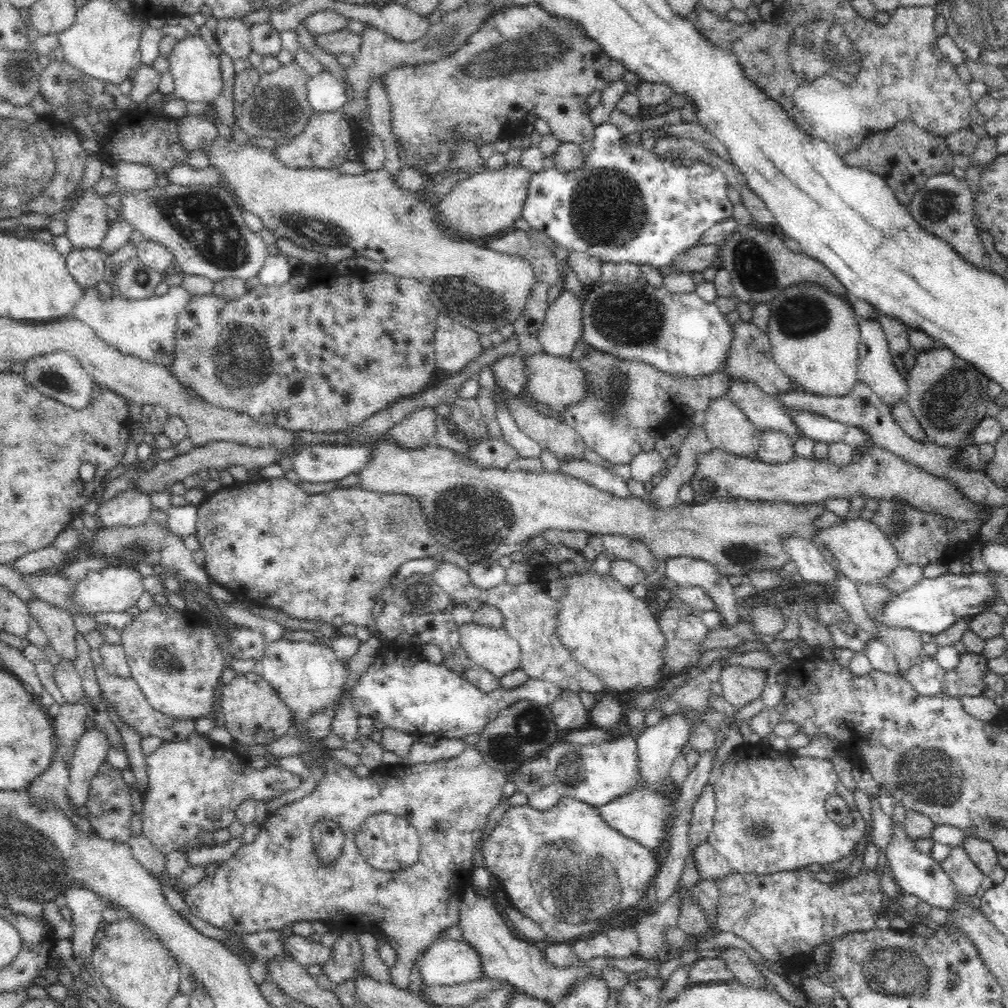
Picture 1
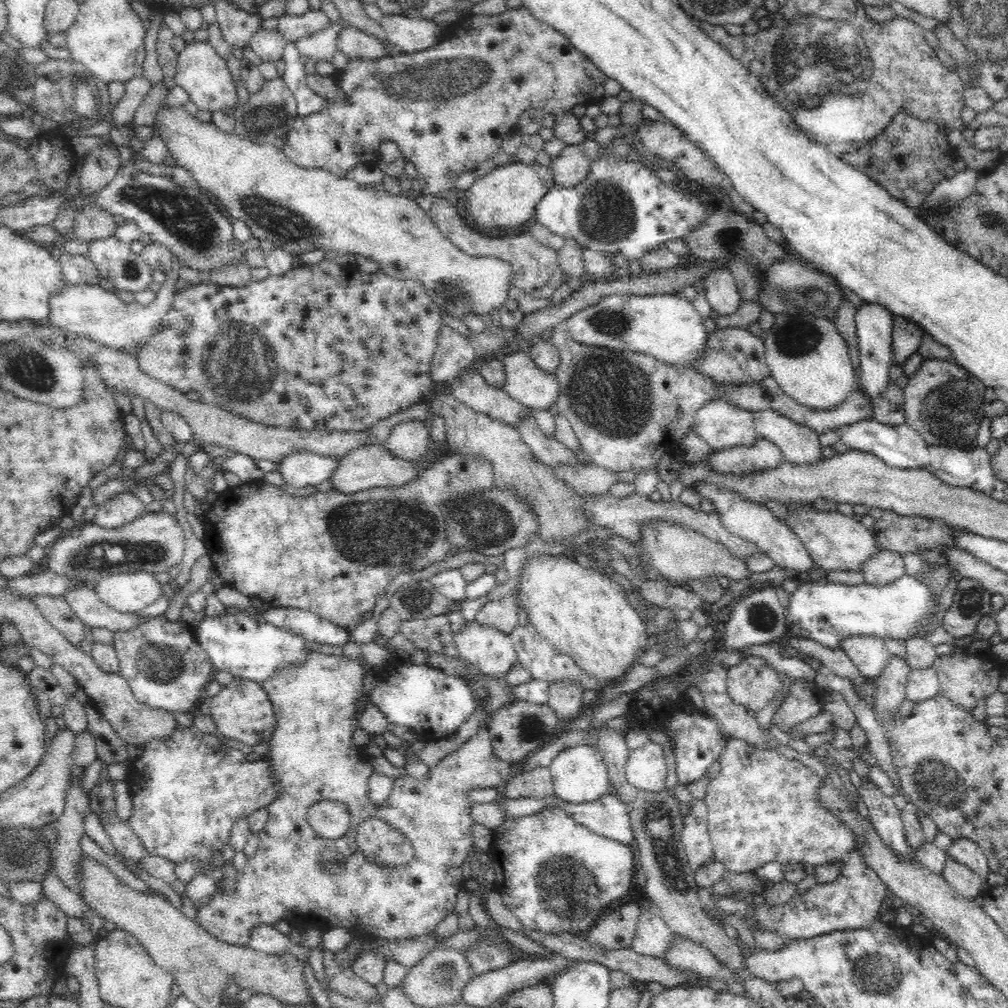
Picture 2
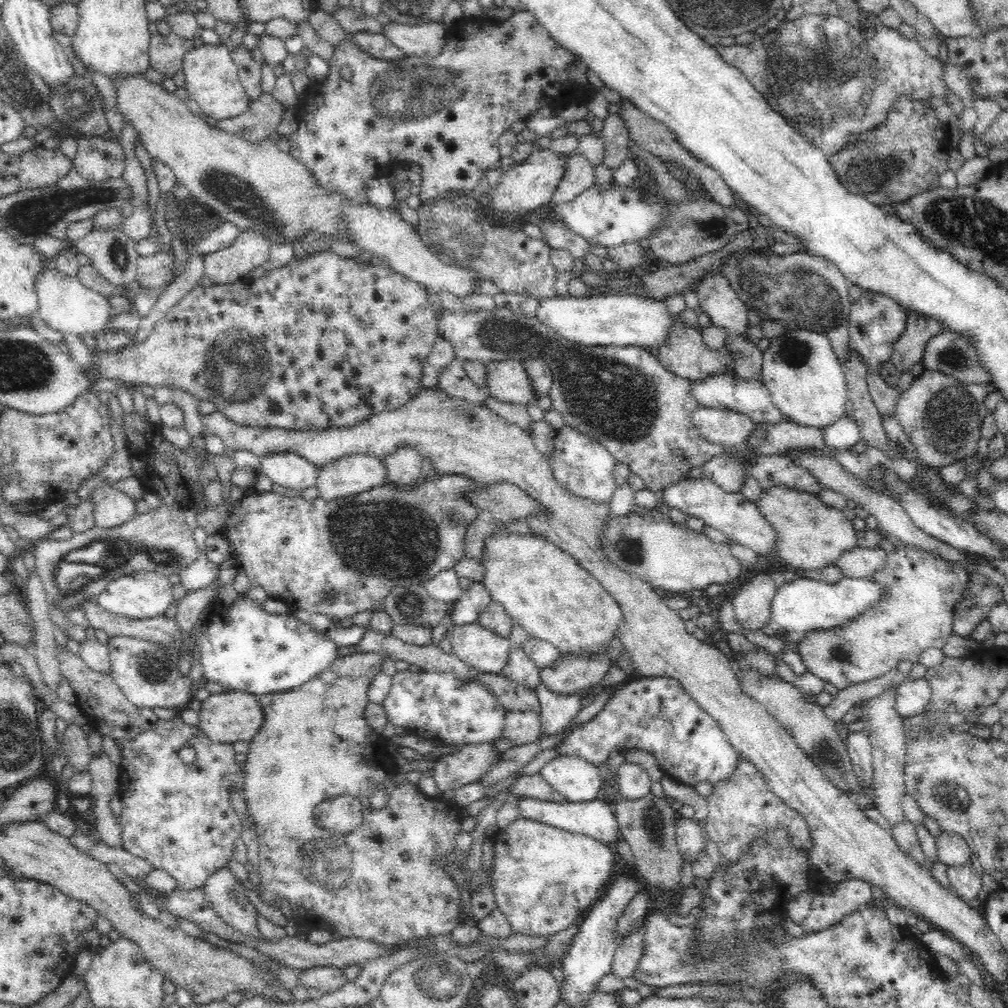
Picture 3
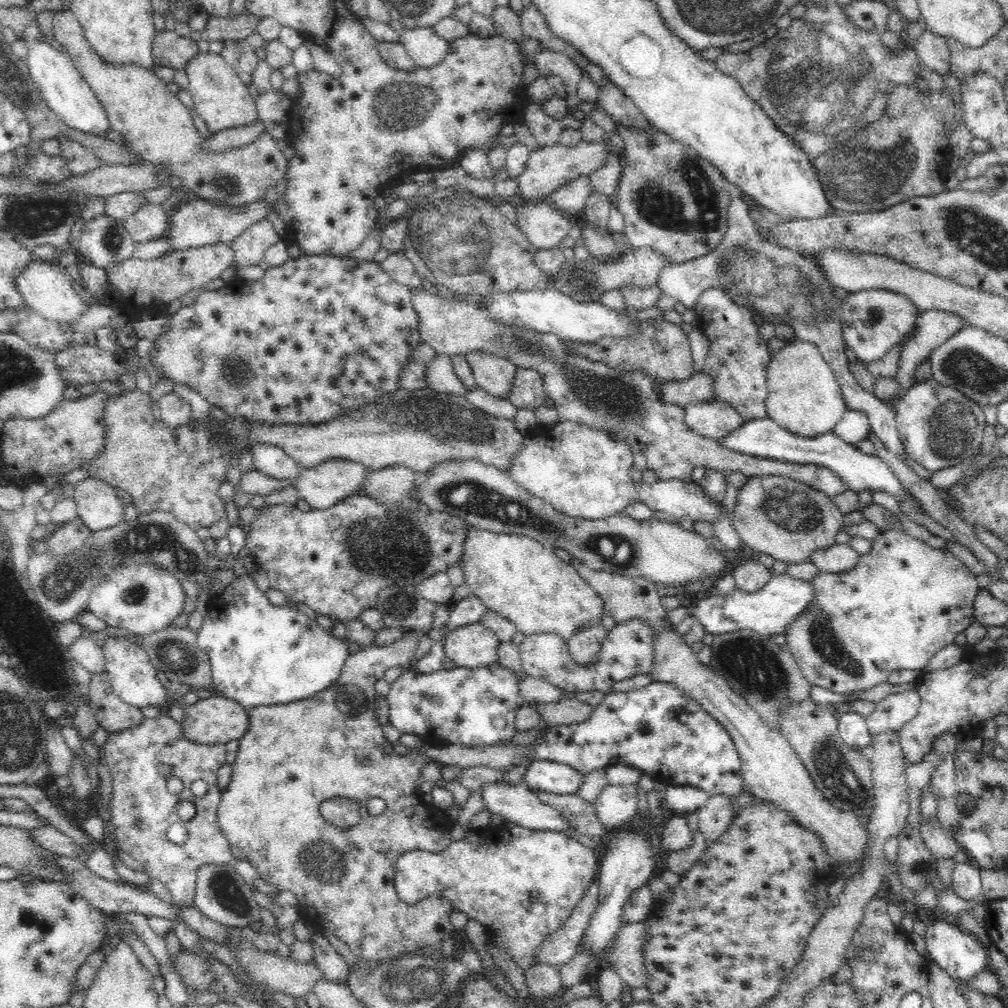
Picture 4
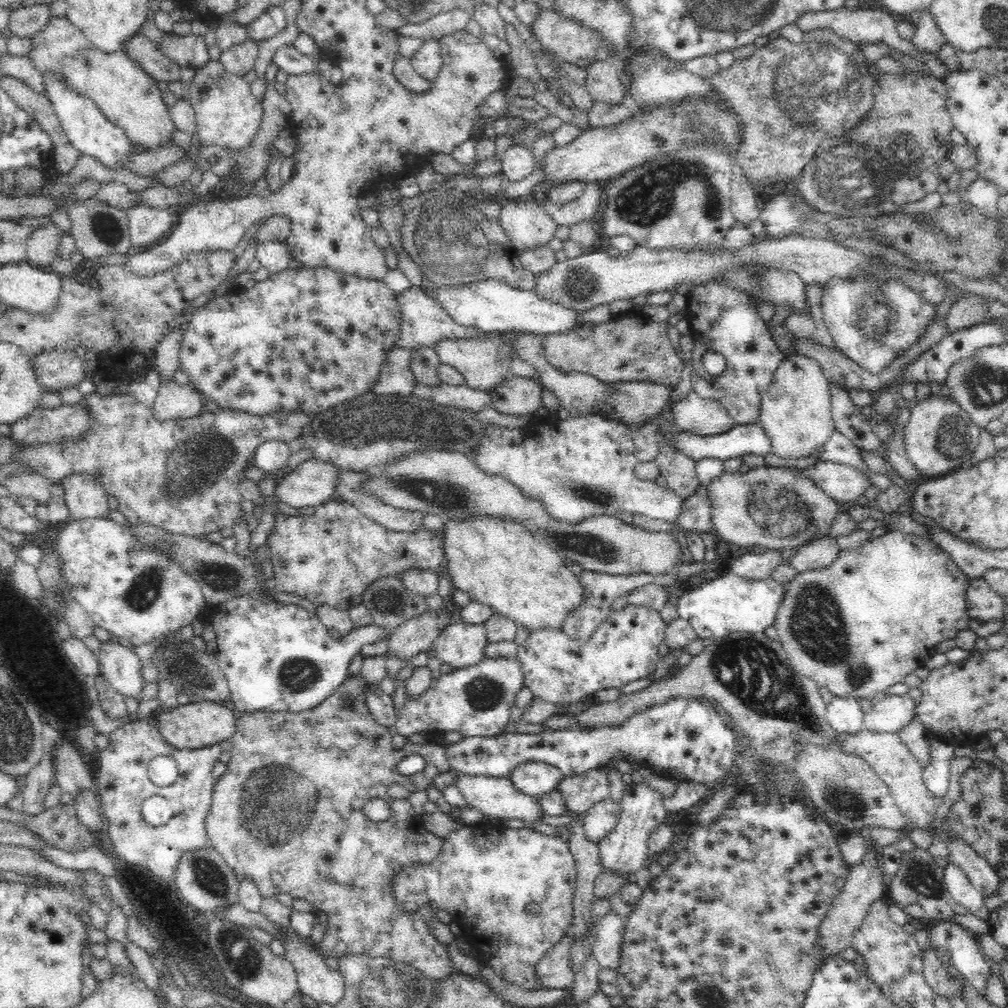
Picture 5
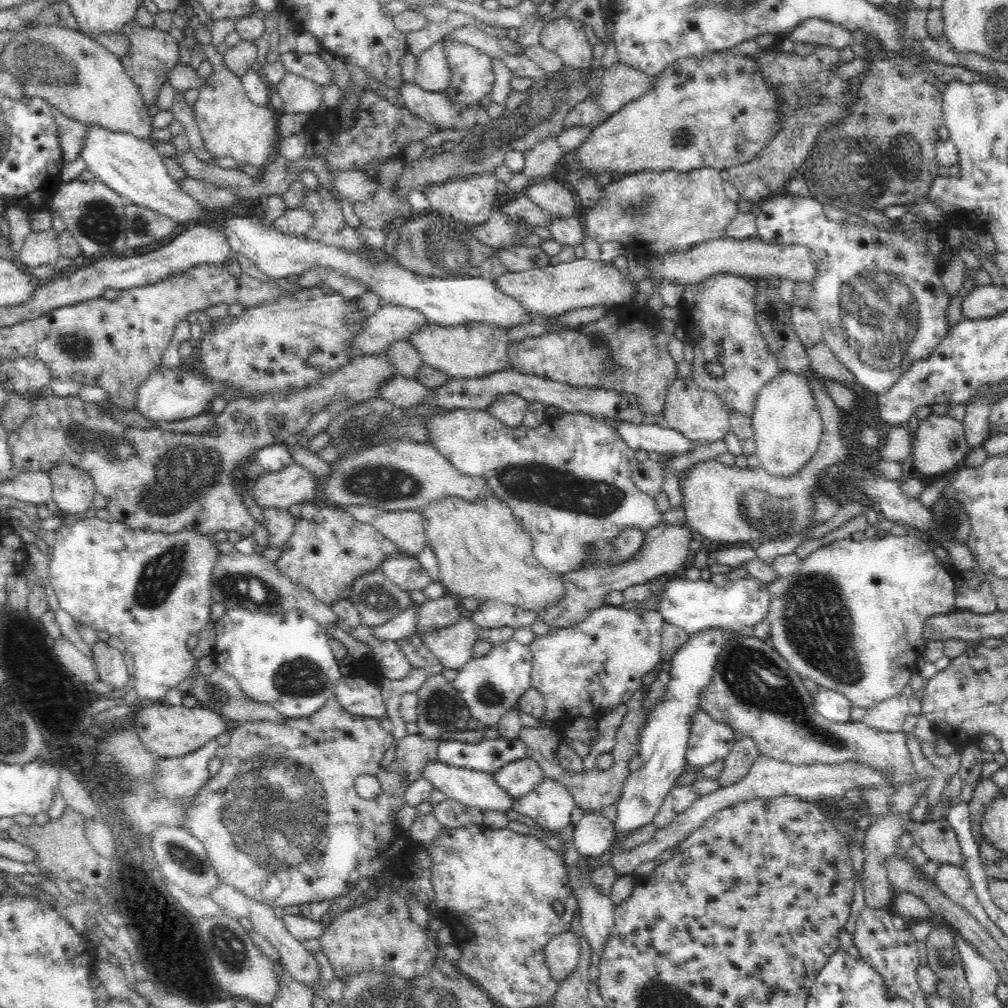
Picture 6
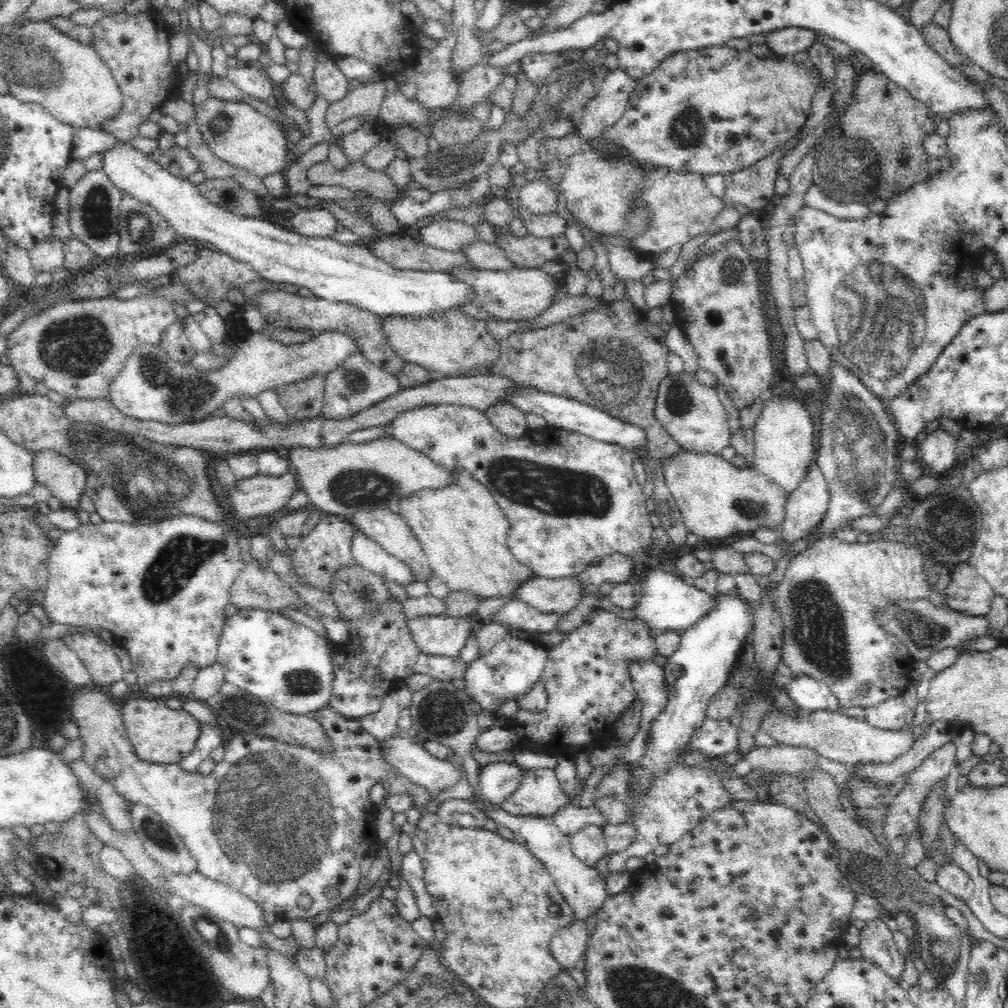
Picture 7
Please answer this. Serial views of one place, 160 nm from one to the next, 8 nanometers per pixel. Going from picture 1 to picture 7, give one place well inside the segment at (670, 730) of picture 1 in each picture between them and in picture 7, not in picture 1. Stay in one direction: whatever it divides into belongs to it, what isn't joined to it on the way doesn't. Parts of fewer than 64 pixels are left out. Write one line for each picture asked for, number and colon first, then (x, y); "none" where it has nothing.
2: (645, 769)
3: (632, 781)
4: (615, 805)
5: (600, 818)
6: (593, 833)
7: (588, 844)

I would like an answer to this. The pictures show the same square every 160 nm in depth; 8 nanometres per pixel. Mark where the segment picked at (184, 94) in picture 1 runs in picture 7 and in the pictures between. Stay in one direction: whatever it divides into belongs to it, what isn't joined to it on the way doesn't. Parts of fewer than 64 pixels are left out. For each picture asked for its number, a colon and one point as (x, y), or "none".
2: (201, 72)
3: (211, 77)
4: (220, 97)
5: (227, 115)
6: (230, 123)
7: (236, 132)

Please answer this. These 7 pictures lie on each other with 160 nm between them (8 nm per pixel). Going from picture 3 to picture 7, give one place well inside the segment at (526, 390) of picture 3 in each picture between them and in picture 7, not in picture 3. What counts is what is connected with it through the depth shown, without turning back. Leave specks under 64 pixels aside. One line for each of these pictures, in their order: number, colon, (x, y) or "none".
4: (496, 376)
5: (485, 363)
6: (471, 350)
7: (452, 342)

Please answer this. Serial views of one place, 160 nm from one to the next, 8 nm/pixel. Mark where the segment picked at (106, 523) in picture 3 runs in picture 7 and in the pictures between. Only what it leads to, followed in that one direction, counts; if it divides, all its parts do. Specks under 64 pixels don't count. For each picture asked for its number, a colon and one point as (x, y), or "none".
4: (98, 505)
5: (85, 498)
6: (73, 489)
7: (66, 480)

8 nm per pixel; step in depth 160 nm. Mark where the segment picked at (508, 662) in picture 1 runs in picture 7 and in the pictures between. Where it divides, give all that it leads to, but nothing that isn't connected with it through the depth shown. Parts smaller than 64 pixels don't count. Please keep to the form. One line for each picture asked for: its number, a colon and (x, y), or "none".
2: (492, 651)
3: (480, 648)
4: (473, 646)
5: (460, 644)
6: (453, 645)
7: (438, 635)

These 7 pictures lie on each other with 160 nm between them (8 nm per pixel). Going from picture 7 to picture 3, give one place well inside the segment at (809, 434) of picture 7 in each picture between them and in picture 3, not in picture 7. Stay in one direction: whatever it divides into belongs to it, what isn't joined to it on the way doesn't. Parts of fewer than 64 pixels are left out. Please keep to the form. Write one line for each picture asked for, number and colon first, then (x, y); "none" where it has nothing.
3: (806, 380)
4: (804, 397)
5: (796, 408)
6: (788, 424)

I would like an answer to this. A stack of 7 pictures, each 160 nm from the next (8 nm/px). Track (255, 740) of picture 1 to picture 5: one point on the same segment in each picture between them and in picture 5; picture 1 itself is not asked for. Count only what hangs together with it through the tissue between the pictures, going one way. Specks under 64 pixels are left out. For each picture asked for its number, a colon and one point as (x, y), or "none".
2: (242, 710)
3: (234, 715)
4: (215, 720)
5: (196, 725)

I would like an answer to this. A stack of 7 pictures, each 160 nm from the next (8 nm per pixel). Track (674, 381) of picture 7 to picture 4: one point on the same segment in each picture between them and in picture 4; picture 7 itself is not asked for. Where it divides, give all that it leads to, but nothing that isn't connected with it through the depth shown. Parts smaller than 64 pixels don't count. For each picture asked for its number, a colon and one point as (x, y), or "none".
4: (716, 420)
5: (703, 417)
6: (698, 415)

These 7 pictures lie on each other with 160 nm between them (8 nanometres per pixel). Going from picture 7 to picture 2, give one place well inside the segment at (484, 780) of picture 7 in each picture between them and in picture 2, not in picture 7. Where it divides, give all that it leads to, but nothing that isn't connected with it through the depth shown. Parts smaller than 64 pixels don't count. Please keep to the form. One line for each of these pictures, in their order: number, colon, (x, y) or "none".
2: (580, 774)
3: (575, 778)
4: (549, 776)
5: (536, 779)
6: (518, 778)

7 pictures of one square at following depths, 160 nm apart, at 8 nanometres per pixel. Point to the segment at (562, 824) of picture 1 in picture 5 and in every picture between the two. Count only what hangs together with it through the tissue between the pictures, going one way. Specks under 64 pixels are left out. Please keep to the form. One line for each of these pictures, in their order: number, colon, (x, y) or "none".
2: (555, 875)
3: (545, 879)
4: (522, 884)
5: (512, 891)

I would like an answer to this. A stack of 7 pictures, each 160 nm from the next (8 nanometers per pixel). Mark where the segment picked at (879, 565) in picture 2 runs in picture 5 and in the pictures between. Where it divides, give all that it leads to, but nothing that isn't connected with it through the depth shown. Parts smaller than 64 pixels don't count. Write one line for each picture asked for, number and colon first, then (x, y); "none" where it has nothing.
3: (859, 563)
4: (835, 559)
5: (817, 554)

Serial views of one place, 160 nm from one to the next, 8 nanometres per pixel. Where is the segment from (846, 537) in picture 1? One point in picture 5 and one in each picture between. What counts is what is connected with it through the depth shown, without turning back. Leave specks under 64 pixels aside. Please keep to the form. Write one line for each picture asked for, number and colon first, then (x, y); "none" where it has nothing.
2: (835, 541)
3: (813, 535)
4: (786, 519)
5: (777, 509)

